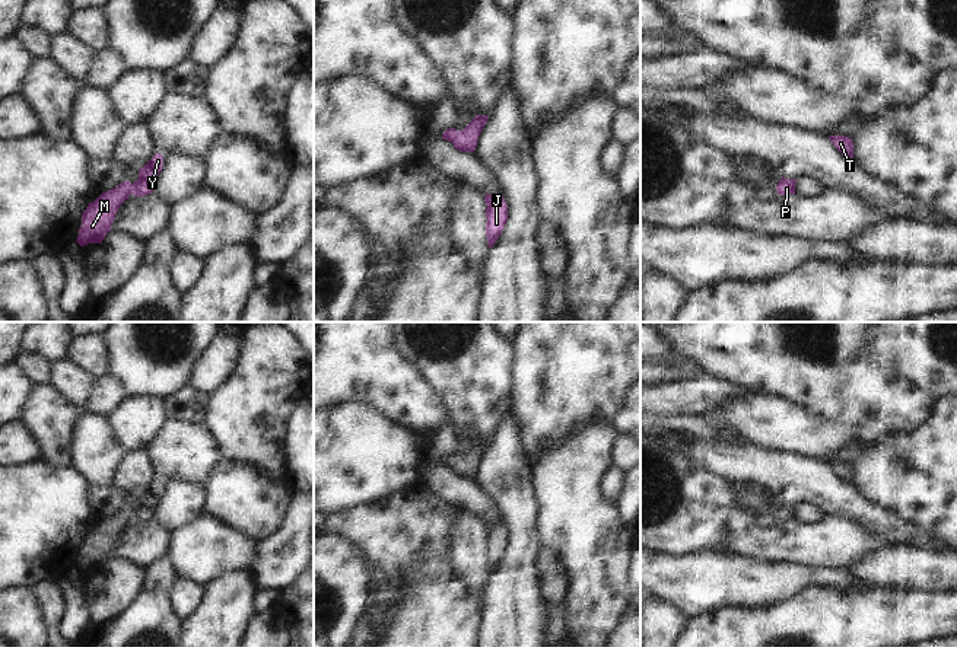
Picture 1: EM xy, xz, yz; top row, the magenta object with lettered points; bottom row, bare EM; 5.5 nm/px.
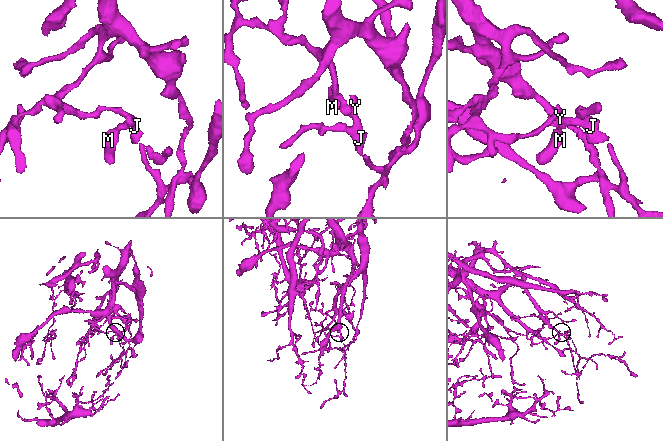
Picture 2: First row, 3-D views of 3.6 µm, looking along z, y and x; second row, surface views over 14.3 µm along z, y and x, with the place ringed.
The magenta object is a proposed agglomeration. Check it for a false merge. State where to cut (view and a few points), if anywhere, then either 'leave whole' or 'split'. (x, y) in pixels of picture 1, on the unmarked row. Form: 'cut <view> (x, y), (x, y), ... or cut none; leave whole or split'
cut none; leave whole

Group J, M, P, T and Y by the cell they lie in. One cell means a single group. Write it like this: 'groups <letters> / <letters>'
groups J M P T Y

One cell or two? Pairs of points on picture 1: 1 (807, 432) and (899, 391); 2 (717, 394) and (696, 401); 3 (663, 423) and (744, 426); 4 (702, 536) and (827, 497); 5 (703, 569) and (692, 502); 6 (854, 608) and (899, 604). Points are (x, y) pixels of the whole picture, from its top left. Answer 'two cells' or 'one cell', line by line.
1: two cells
2: one cell
3: two cells
4: two cells
5: two cells
6: one cell

